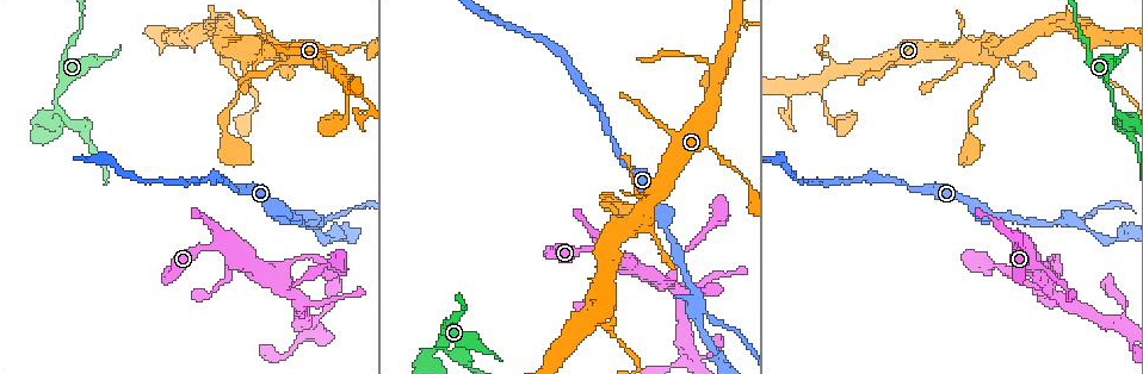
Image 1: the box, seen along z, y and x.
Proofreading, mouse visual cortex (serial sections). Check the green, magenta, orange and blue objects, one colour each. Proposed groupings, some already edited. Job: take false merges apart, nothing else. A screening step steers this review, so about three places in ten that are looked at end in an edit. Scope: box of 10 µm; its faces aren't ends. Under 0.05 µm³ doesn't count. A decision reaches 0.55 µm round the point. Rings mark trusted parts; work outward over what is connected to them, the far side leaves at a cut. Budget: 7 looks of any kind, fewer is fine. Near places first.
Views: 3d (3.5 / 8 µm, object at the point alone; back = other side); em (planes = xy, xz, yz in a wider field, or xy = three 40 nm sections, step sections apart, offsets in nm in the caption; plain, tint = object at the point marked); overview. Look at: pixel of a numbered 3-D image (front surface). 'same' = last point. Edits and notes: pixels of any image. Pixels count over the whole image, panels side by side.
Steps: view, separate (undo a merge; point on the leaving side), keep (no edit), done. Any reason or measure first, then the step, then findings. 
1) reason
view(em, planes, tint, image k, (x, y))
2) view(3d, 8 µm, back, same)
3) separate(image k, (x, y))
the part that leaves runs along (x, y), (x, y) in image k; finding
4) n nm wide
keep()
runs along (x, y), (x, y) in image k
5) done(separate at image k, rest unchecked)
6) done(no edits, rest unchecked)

a fork
view(3d, 3.5 µm, back, image 1, (440, 349))

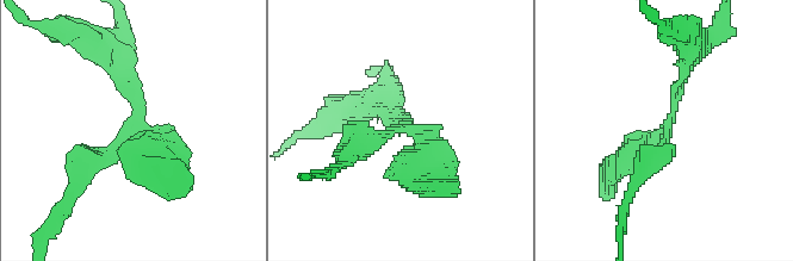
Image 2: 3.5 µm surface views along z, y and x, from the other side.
3 arms; arms of 150, 200, 350 nm
view(em, xy, step 2, tint, image 2, (403, 123))

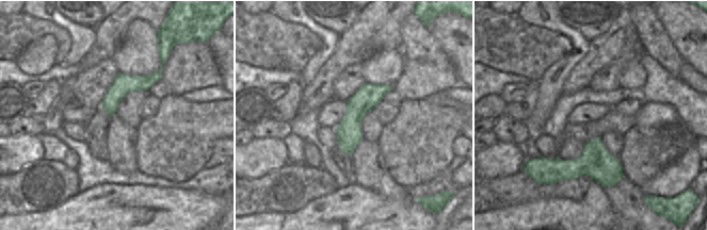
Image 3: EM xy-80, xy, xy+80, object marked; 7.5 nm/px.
keep()
one cell here

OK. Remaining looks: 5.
view(3d, 3.5 µm, image 1, (973, 140))

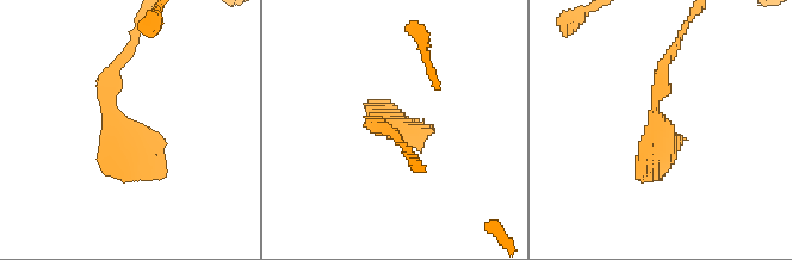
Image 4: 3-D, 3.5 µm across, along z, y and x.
need the tissue
view(em, planes, tint, image 4, (656, 126))

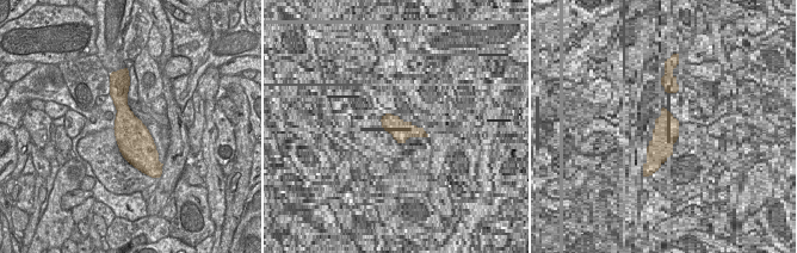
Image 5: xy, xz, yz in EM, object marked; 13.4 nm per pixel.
view(em, xy, step 3, tint, same)

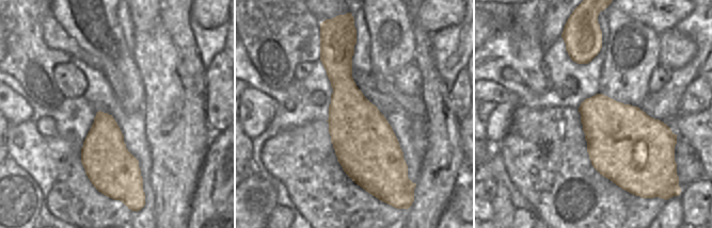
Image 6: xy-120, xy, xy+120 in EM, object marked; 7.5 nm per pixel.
keep()
runs along (123, 57), (112, 121), (164, 175) in image 4; one cell here

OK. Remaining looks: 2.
three-way junction
view(3d, 3.5 µm, image 1, (1073, 219))

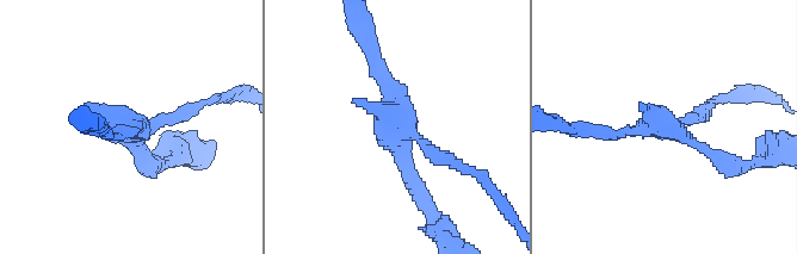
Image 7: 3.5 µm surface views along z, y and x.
view(em, xy, step 2, tint, image 7, (129, 128))

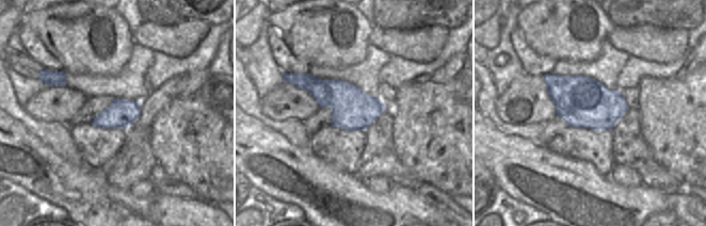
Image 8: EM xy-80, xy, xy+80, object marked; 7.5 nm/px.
separate(image 7, (412, 183))
the part that leaves runs along (394, 103), (401, 161), (424, 200) in image 7; two cells meet here

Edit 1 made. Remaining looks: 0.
done(separate at image 7, rest unchecked)

